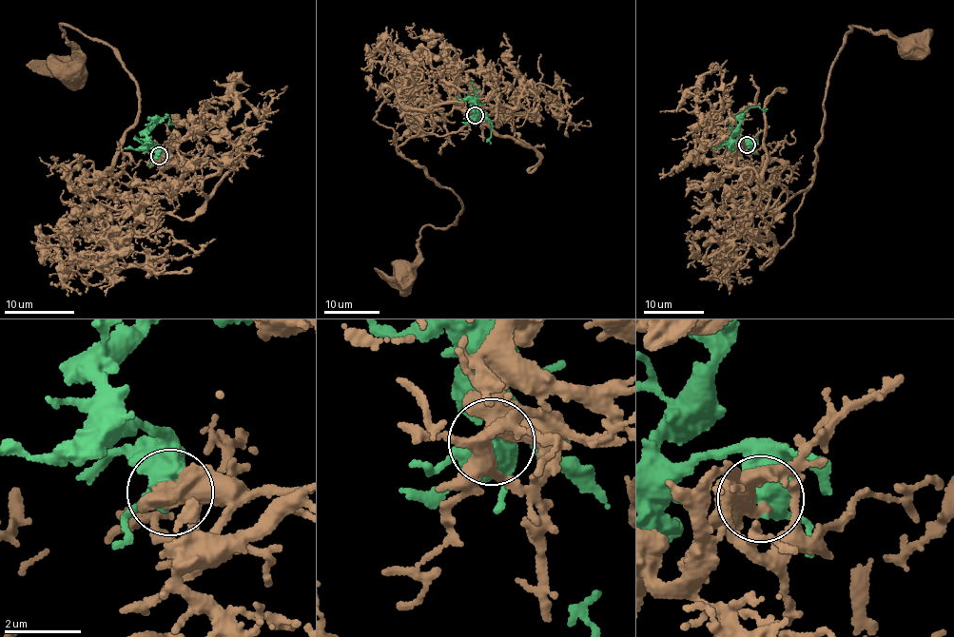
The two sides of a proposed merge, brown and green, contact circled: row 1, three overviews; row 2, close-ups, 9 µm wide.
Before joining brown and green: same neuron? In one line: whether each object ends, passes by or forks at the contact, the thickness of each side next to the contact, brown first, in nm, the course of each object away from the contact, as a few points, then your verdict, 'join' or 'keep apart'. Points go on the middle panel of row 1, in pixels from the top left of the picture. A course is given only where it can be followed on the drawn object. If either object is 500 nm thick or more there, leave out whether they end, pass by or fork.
440 nm thick on the brown side, 600 nm on the other; brown runs (475, 115), (476, 103), (445, 119), (433, 108), (400, 144), (463, 207), (451, 225), (424, 226), (405, 273); green runs (475, 115), (476, 102), (478, 112), (492, 126), (491, 144); join

